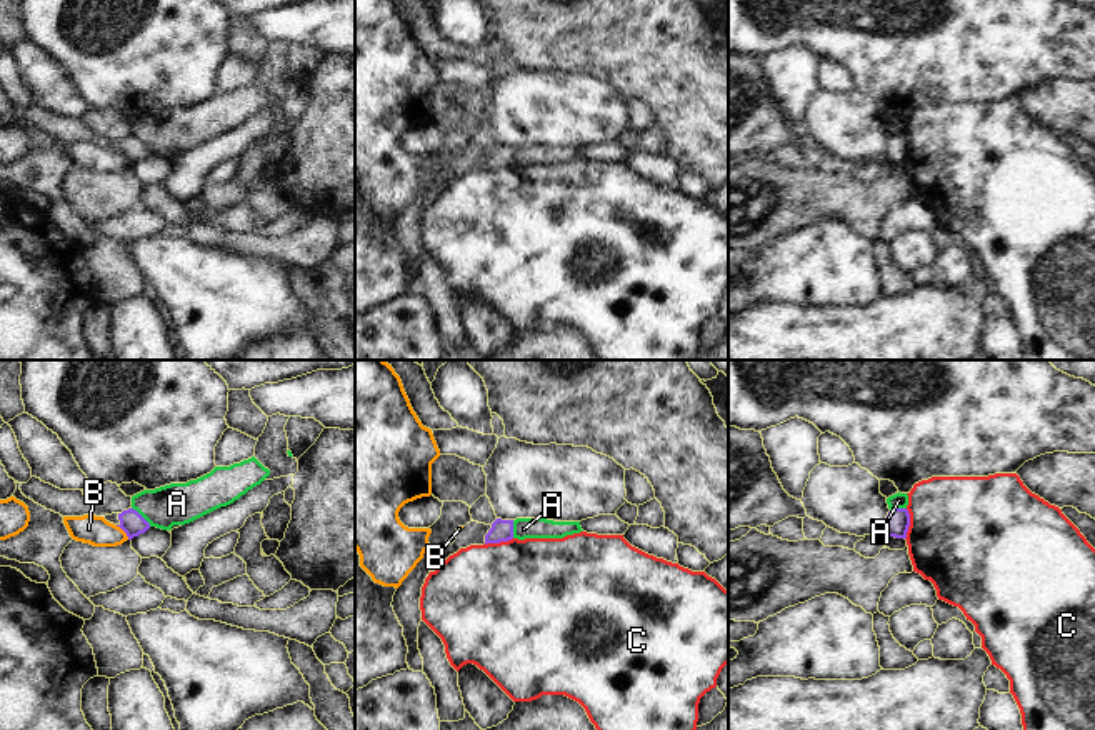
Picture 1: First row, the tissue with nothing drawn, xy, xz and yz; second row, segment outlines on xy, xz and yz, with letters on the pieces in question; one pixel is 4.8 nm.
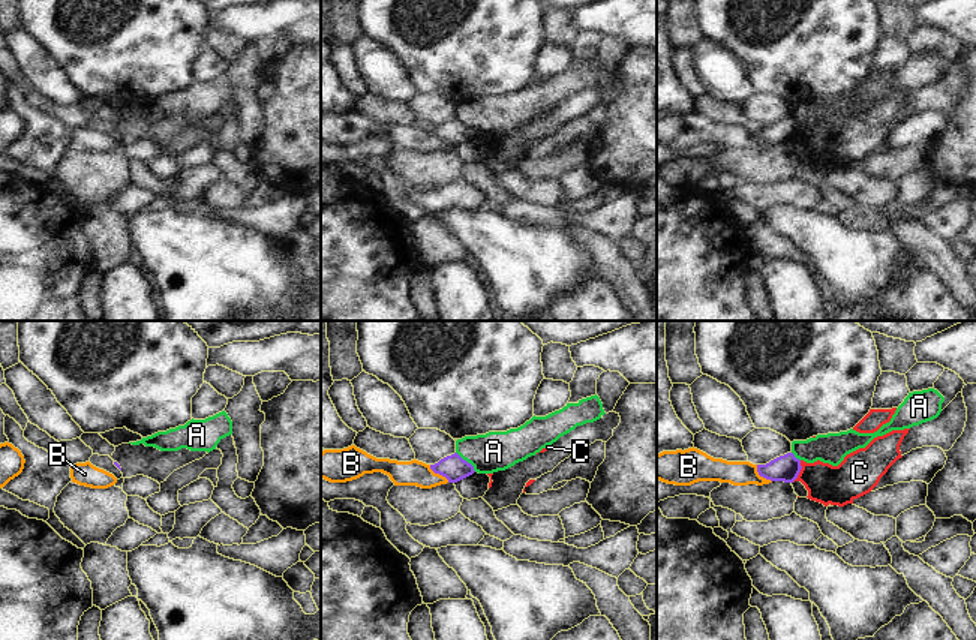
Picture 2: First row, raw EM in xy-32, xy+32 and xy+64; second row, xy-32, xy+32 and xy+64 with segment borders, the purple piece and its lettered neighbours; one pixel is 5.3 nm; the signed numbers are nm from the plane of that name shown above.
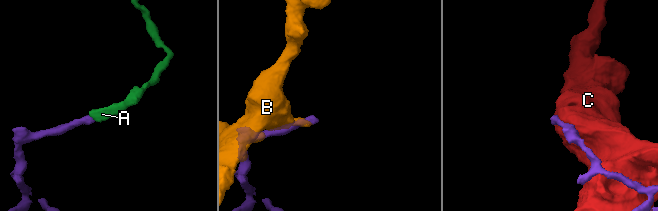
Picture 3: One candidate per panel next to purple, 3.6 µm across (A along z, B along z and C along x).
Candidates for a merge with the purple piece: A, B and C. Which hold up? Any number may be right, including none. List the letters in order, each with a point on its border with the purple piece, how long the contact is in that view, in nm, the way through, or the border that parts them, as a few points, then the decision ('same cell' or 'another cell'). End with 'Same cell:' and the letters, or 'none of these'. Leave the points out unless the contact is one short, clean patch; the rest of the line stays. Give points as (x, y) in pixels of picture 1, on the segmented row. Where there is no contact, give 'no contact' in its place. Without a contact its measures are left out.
A: contact xy (142, 517); length 130 nm; border xy (132, 507), (150, 525); another cell
B: contact xy (124, 530); length 100 nm; another cell
C: contact yz (909, 524); length 150 nm; another cell
Same cell: none of these

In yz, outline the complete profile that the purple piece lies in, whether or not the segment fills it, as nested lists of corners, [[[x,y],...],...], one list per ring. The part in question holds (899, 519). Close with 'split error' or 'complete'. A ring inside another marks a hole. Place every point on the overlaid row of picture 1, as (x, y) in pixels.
[[[893,508],[887,515],[887,537],[907,538],[910,513],[907,508]]] | complete

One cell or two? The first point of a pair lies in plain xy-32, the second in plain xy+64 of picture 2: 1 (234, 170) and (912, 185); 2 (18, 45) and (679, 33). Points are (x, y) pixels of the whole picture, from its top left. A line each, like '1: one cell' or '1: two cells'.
1: one cell
2: two cells

